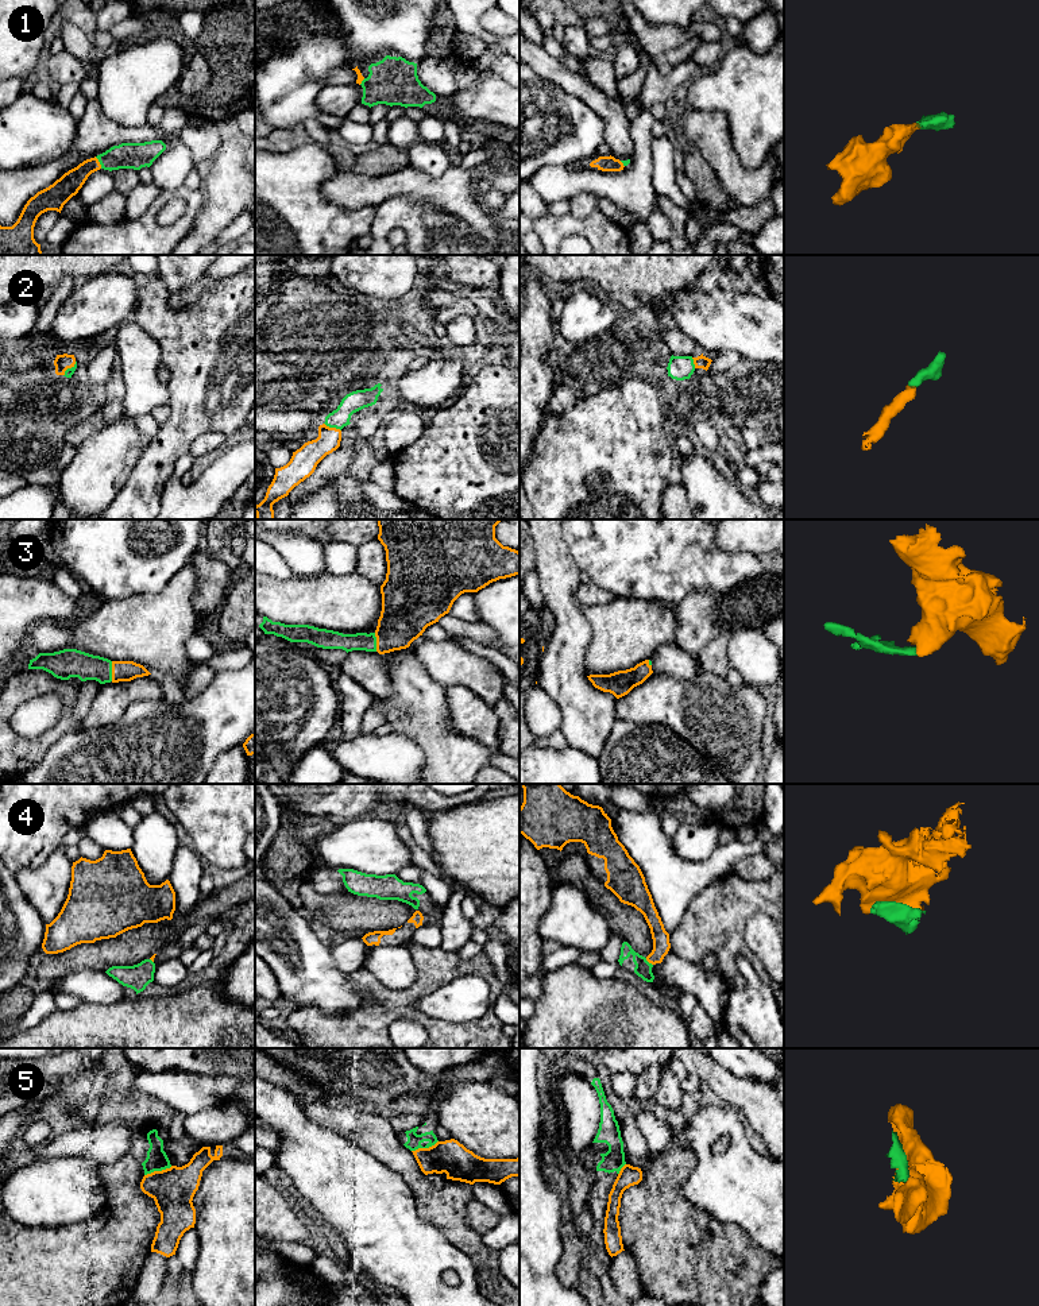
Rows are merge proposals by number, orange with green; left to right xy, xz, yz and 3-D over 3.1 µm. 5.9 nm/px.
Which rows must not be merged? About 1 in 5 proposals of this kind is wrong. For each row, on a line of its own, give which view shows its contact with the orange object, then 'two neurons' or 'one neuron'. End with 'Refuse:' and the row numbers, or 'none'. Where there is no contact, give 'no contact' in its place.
1: contact in xy; one neuron
2: contact in xz; one neuron
3: contact in xy; one neuron
4: contact in yz; one neuron
5: contact in xy; two neurons
Refuse: 5

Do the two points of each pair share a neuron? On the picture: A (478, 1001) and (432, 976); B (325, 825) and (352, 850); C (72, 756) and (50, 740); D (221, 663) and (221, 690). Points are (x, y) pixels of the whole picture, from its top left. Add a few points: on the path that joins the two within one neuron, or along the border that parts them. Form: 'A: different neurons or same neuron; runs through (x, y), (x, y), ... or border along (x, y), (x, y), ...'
A: different neurons; border along (454, 977), (418, 1000)
B: different neurons; border along (338, 826), (312, 841)
C: different neurons; border along (80, 726), (65, 733), (33, 767)
D: different neurons; border along (240, 667), (216, 673)

